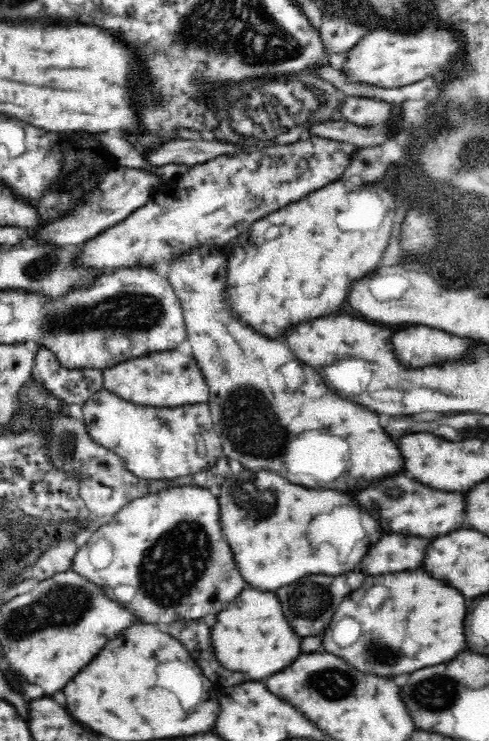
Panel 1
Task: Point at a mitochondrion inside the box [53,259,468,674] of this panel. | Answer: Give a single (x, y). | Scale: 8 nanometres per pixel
(171, 567)

